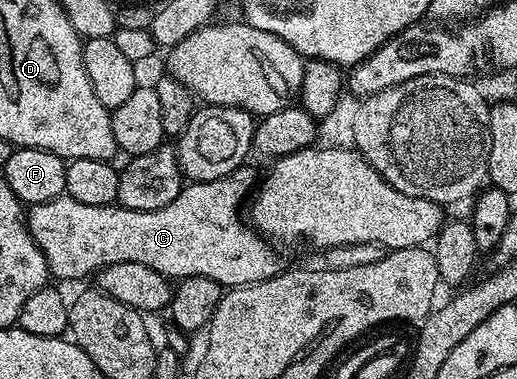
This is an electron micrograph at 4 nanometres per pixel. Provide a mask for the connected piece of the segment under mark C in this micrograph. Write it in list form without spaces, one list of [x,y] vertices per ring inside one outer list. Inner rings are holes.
[[[244,164],[233,173],[221,176],[217,180],[184,185],[177,200],[173,200],[173,204],[165,204],[165,208],[157,208],[153,212],[126,210],[124,206],[118,204],[110,206],[81,204],[64,196],[55,198],[52,202],[30,207],[25,214],[25,225],[37,248],[45,256],[52,279],[87,278],[90,274],[92,277],[113,264],[145,264],[145,268],[161,272],[168,280],[208,278],[217,280],[217,284],[225,288],[264,282],[274,274],[280,273],[278,254],[280,251],[258,230],[248,225],[244,215],[243,218],[239,215],[239,209],[242,206],[244,209],[245,199],[252,193],[257,182],[257,174],[255,178],[249,166]]]

